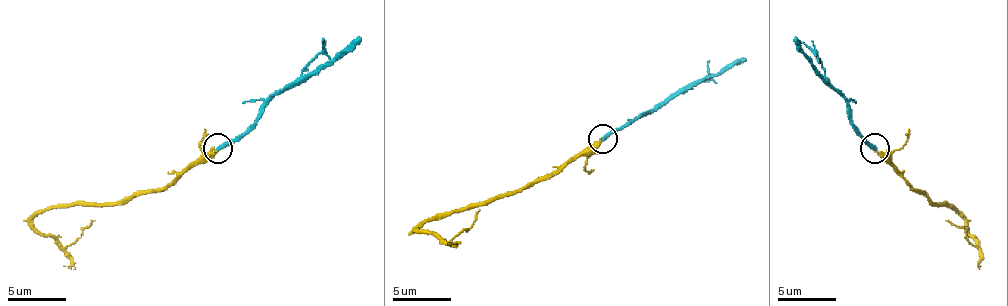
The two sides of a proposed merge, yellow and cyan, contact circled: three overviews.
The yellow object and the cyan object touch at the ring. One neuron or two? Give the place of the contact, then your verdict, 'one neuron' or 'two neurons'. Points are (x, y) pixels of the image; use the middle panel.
at (603, 139); one neuron

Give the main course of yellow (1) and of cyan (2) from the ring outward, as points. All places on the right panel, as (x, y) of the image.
1: (874, 147), (933, 203), (947, 203), (977, 244), (962, 227), (944, 221)
2: (874, 147), (853, 124), (847, 100), (812, 65), (794, 35)

